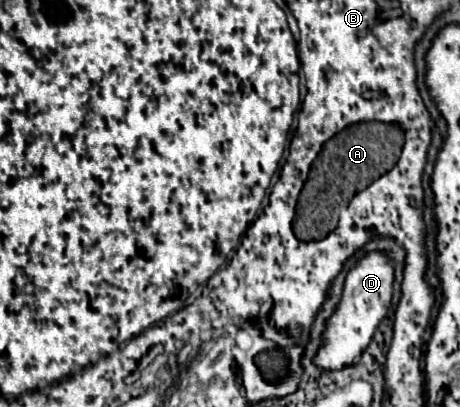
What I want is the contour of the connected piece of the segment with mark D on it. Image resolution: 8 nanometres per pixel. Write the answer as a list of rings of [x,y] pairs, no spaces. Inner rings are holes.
[[[372,251],[358,259],[358,263],[346,273],[344,289],[340,303],[332,317],[324,323],[326,329],[322,331],[322,345],[314,355],[314,365],[322,371],[340,371],[354,363],[356,357],[372,341],[372,335],[380,321],[387,316],[392,299],[392,283],[394,283],[394,265],[386,251]]]

